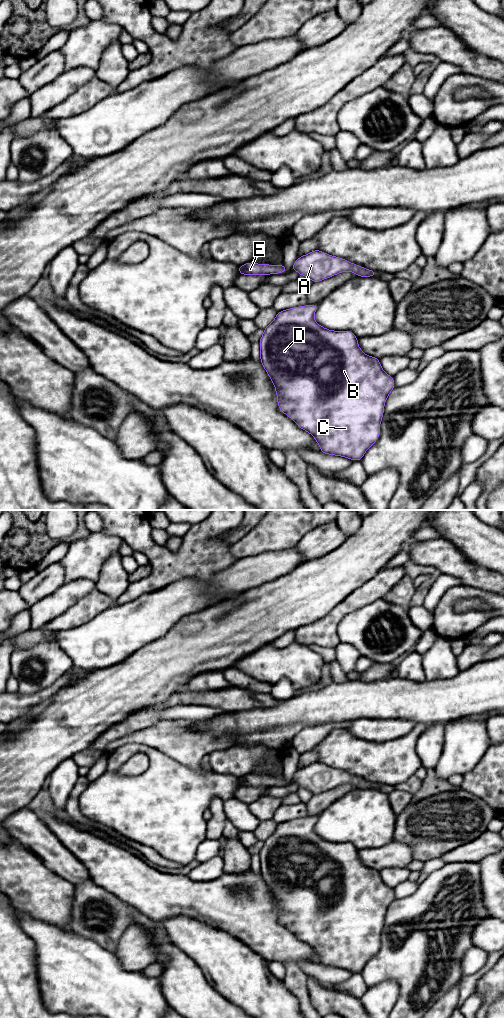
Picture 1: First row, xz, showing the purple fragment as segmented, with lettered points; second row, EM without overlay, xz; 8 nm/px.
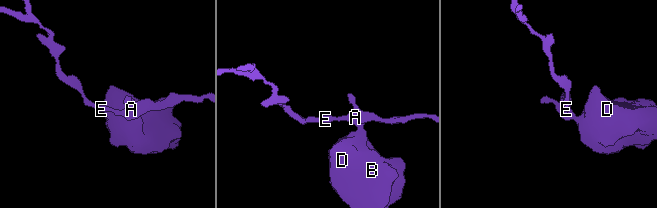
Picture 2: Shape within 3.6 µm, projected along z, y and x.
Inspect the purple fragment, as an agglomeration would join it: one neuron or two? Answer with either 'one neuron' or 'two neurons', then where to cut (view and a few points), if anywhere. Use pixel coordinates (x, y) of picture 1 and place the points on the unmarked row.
one neuron | no cut

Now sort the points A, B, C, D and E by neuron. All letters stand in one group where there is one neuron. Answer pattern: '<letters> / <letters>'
A B C D E

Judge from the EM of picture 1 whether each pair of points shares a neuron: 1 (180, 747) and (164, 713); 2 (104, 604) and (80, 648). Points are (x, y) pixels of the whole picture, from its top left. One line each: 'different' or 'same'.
1: different
2: different

